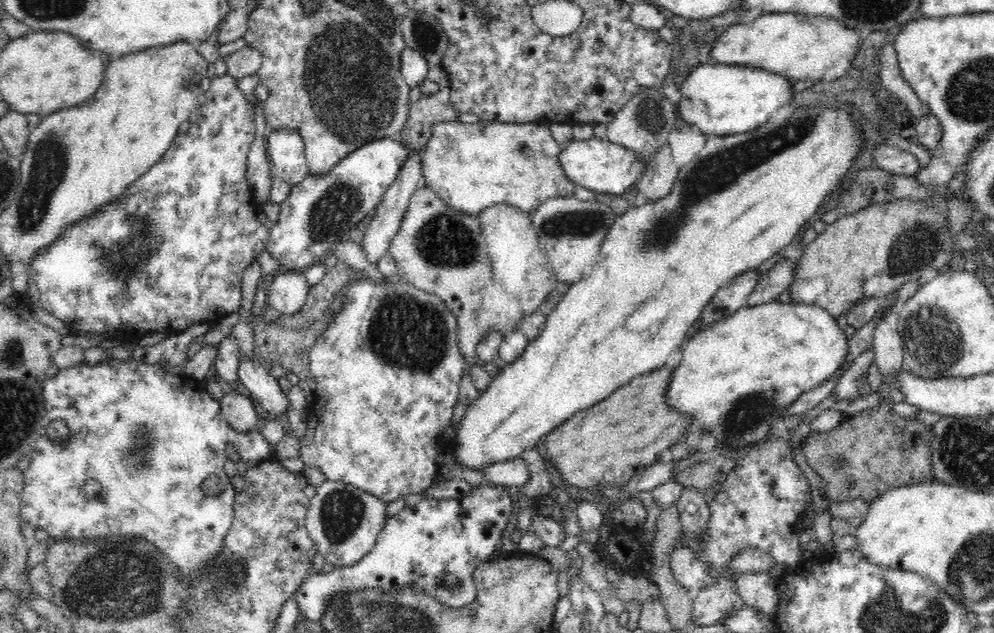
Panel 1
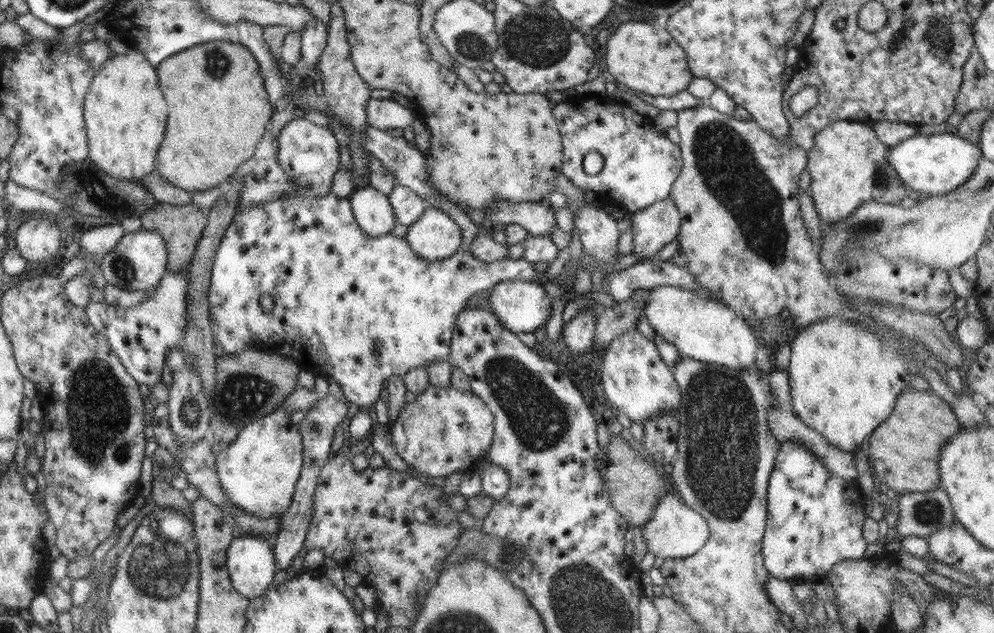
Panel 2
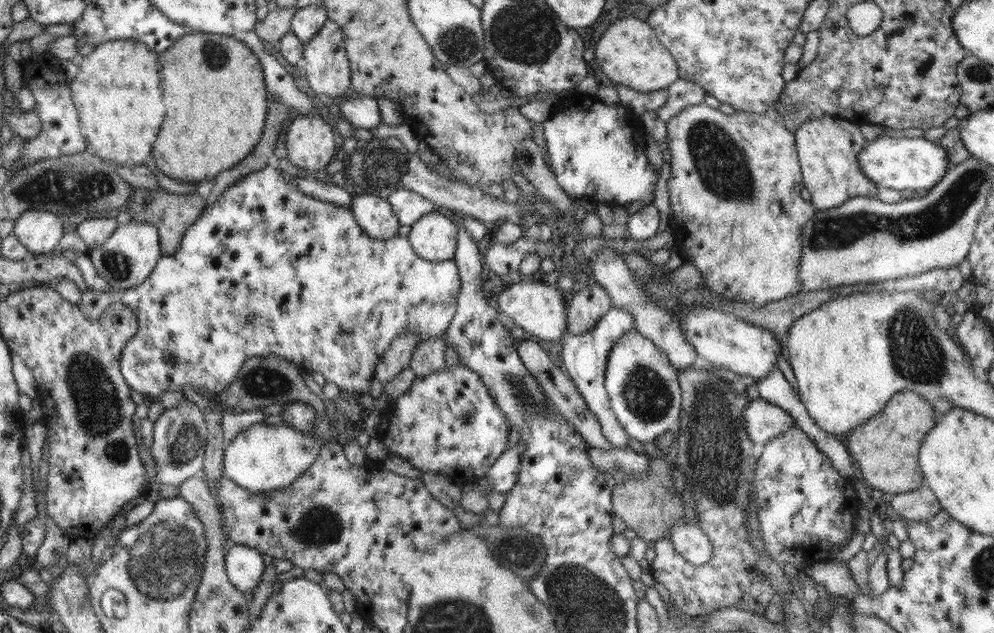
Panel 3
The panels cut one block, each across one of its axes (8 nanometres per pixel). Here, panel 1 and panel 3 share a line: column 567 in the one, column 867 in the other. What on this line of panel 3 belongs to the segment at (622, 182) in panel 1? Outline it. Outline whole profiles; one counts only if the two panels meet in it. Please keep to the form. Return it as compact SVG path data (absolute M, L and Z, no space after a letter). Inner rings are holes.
M883 136L874 142L867 142L858 154L858 163L868 179L876 185L894 190L915 191L931 189L936 186L946 174L950 157L948 151L939 142L933 142L924 137L907 138L904 136Z

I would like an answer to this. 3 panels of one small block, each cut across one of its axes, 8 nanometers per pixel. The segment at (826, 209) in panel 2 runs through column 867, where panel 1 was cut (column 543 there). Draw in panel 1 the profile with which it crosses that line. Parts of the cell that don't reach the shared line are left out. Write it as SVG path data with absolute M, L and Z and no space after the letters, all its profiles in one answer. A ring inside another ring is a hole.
M480 119L470 124L459 120L433 124L428 144L422 151L422 174L430 187L446 204L470 216L484 212L494 204L506 204L532 214L544 202L556 197L572 197L575 185L564 175L558 156L560 143L551 135L550 124L500 123Z

